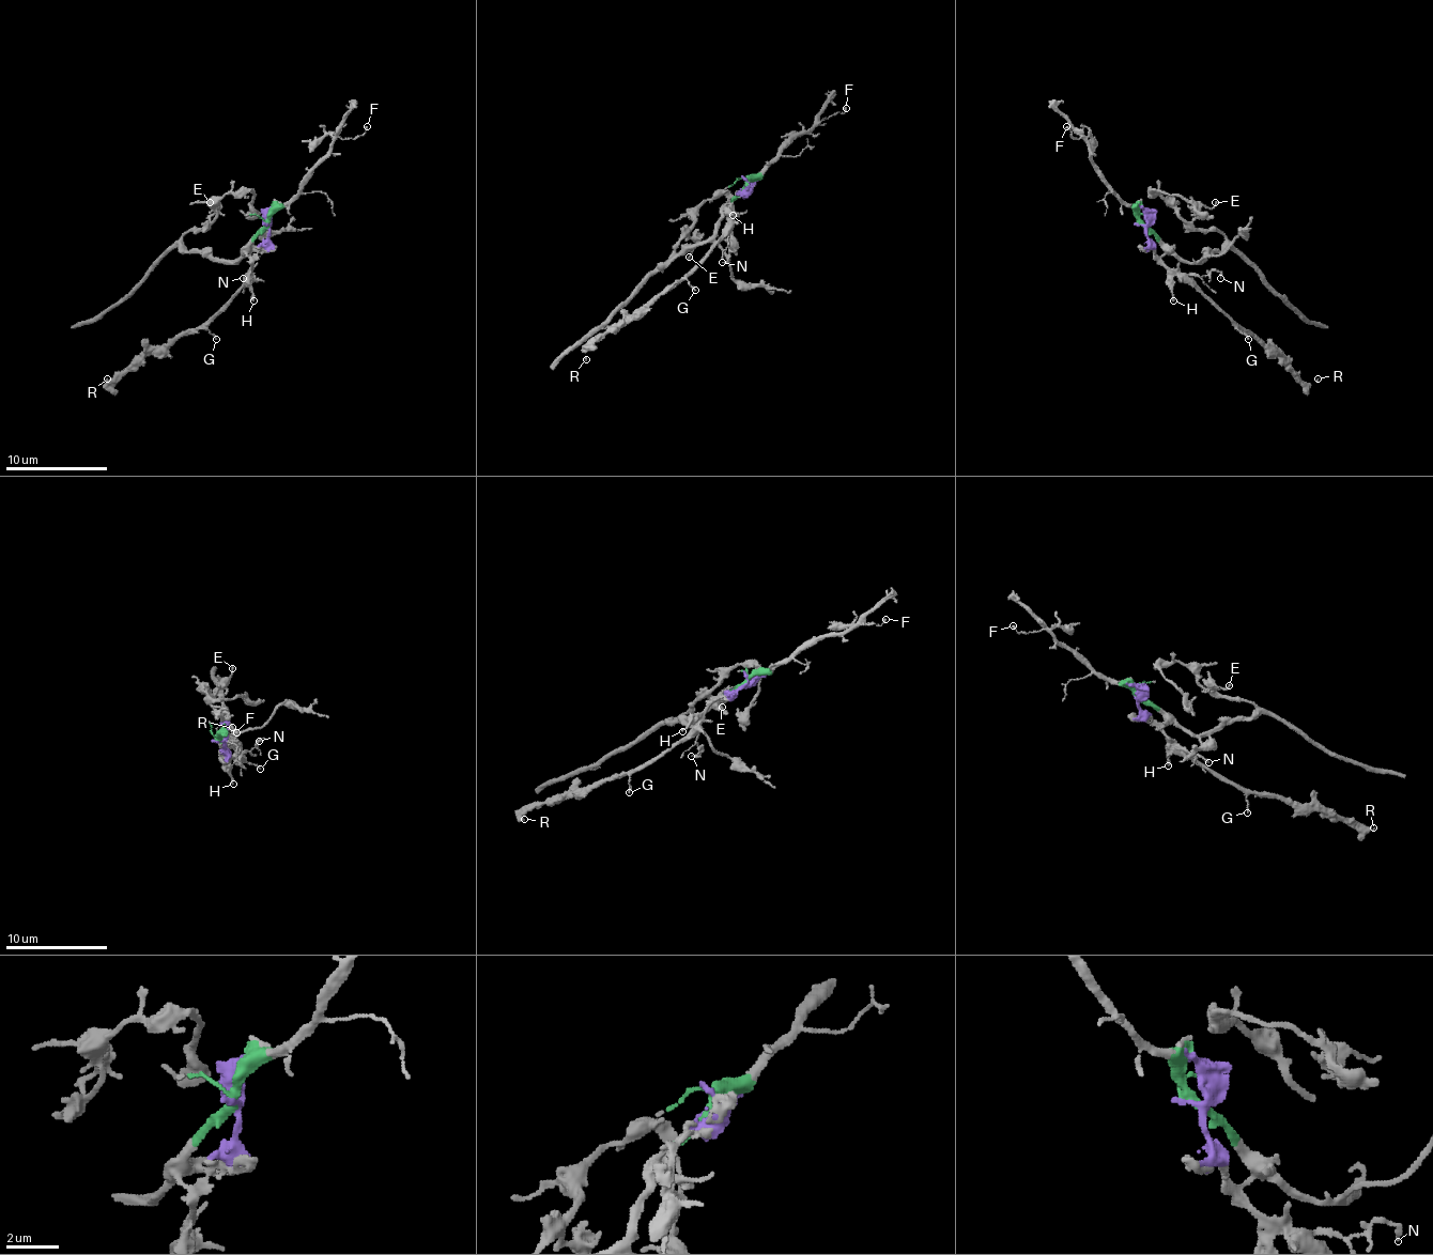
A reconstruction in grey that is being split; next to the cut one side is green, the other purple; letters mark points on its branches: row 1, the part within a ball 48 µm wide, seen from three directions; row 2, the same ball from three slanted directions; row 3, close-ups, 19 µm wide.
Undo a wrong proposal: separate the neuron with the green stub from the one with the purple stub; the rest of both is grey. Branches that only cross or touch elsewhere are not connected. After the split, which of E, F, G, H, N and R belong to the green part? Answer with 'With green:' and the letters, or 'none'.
With green: E, F

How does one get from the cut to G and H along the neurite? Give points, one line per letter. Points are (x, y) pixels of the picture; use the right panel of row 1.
G: (1142, 225), (1148, 245), (1188, 278), (1249, 339)
H: (1142, 225), (1148, 245), (1168, 270), (1173, 301)

